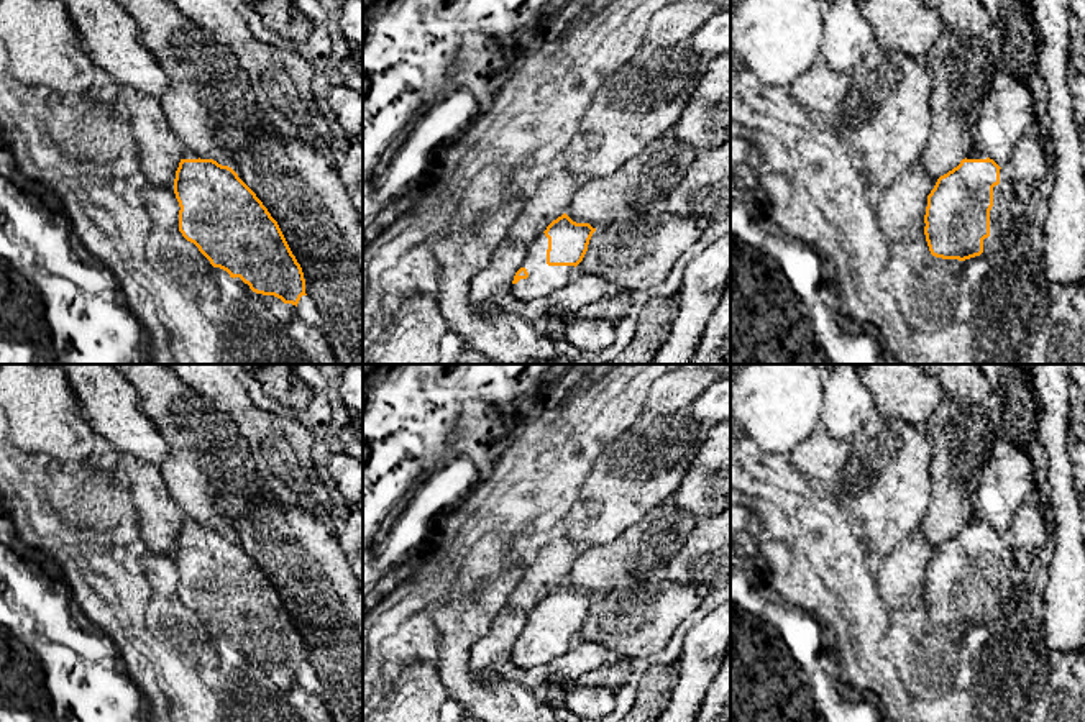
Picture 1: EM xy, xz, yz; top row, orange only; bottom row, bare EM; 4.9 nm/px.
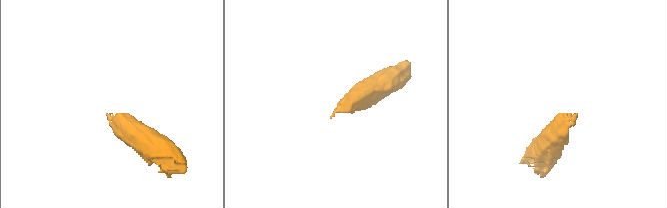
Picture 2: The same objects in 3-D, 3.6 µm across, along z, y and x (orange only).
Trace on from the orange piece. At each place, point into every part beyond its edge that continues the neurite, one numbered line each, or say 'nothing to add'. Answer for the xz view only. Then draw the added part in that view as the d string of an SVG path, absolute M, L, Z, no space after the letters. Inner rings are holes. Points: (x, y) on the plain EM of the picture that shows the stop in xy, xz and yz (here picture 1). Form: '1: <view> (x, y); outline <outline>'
1: xz (544, 647); outline M540 601L530 612L522 635L527 637L529 645L520 647L510 653L510 663L532 669L535 666L547 666L555 658L561 656L576 640L575 633L548 633L547 632L548 605Z

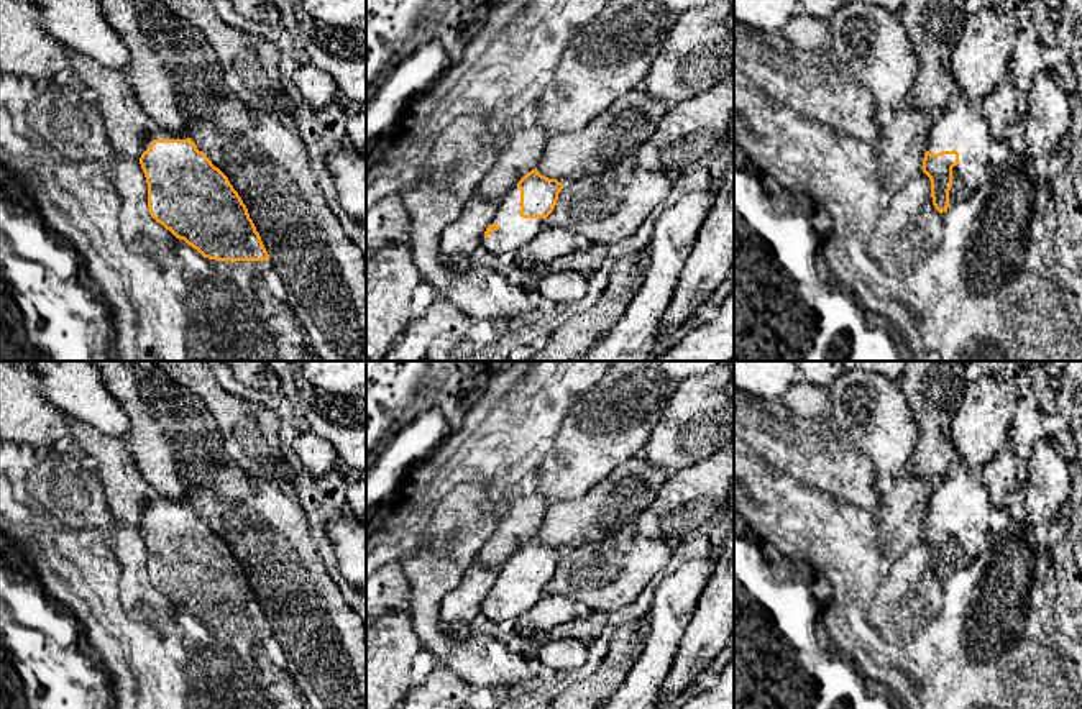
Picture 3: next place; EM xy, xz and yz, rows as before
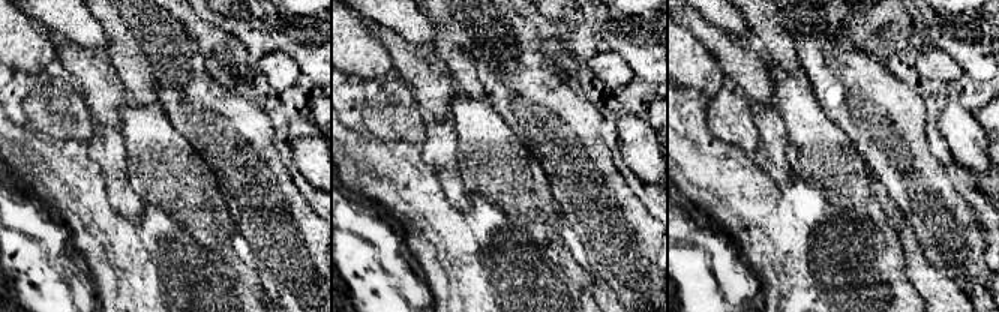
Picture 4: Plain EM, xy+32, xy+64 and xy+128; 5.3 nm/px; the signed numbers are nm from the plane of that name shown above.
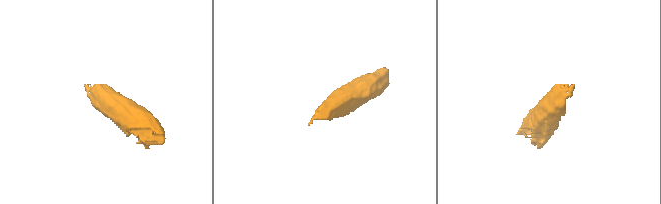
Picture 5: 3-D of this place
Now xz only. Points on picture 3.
1: xz (514, 599); outline M514 553L499 568L489 592L497 592L499 596L491 599L488 606L483 604L481 614L493 622L504 622L519 619L532 609L545 594L545 588L520 584L520 558Z

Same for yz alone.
1: yz (961, 494); outline M957 460L936 484L926 512L926 519L934 522L952 517L959 520L959 532L952 535L947 578L957 576L962 565L992 548L992 510L982 473L970 473L967 464Z

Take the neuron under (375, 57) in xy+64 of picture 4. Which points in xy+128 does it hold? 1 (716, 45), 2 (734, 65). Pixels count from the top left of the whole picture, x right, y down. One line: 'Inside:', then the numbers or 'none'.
Inside: none

